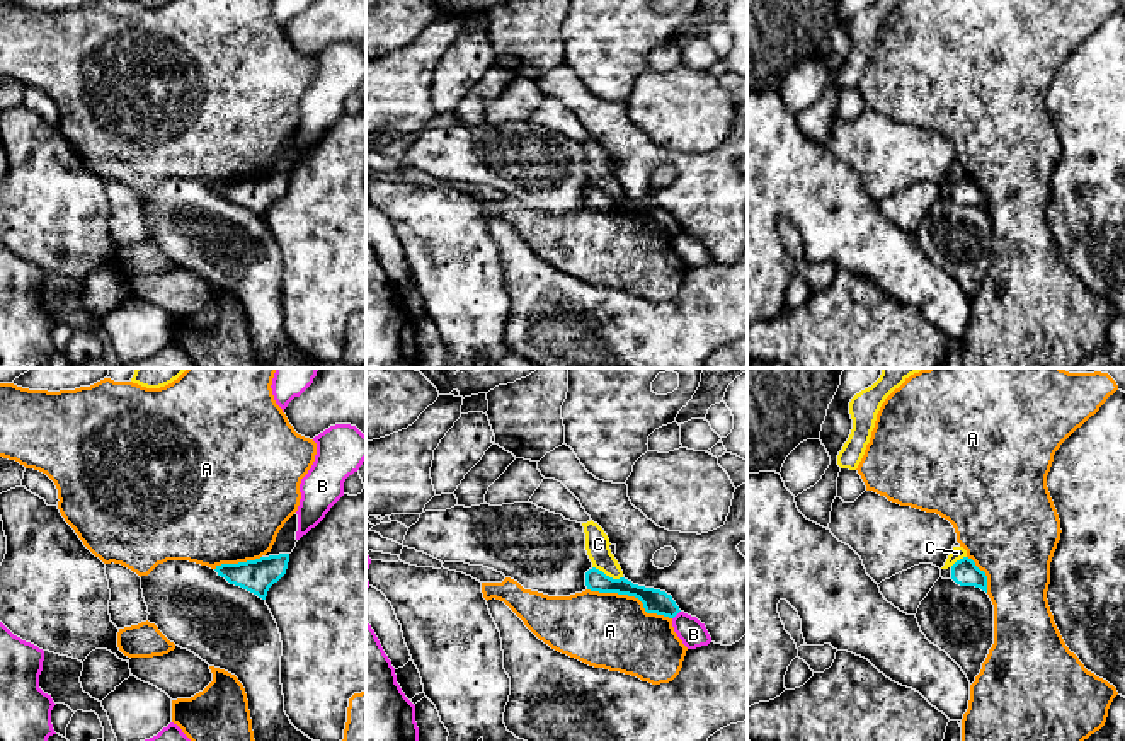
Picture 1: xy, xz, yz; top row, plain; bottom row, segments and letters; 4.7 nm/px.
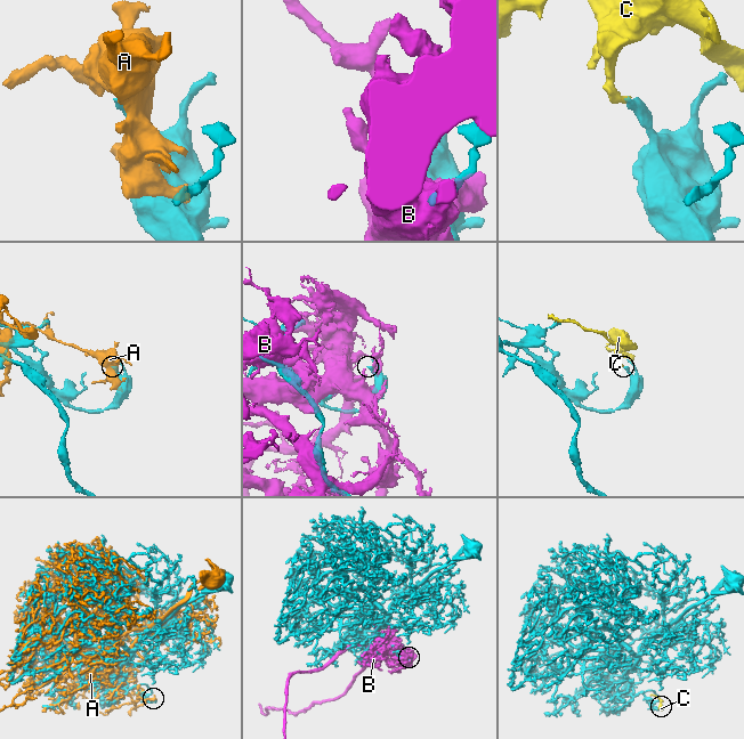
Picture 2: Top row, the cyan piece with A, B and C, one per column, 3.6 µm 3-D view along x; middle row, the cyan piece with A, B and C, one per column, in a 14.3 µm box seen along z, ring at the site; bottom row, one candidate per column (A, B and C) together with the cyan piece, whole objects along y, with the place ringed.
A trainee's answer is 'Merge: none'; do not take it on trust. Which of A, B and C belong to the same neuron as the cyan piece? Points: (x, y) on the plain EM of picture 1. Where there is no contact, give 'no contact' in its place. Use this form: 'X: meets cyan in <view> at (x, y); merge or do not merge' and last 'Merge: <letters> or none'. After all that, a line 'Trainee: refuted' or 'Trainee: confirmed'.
A: meets cyan in xz at (632, 213); do not merge
B: meets cyan in xz at (676, 232); do not merge
C: meets cyan in xz at (608, 195); do not merge
Merge: none
Trainee: confirmed

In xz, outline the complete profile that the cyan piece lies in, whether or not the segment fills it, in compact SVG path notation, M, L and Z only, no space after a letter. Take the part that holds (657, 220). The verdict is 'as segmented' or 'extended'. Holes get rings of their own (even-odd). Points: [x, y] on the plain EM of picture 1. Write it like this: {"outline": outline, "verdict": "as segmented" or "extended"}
{"outline": "M596 186L585 191L585 204L591 210L635 215L643 221L647 232L674 237L681 230L665 210L638 204L625 196L613 198Z", "verdict": "as segmented"}

